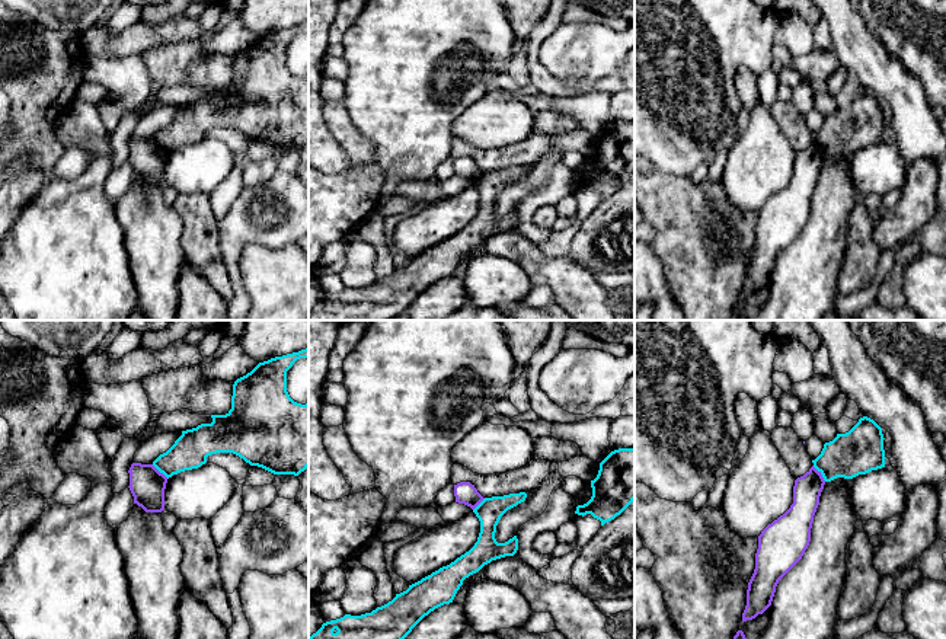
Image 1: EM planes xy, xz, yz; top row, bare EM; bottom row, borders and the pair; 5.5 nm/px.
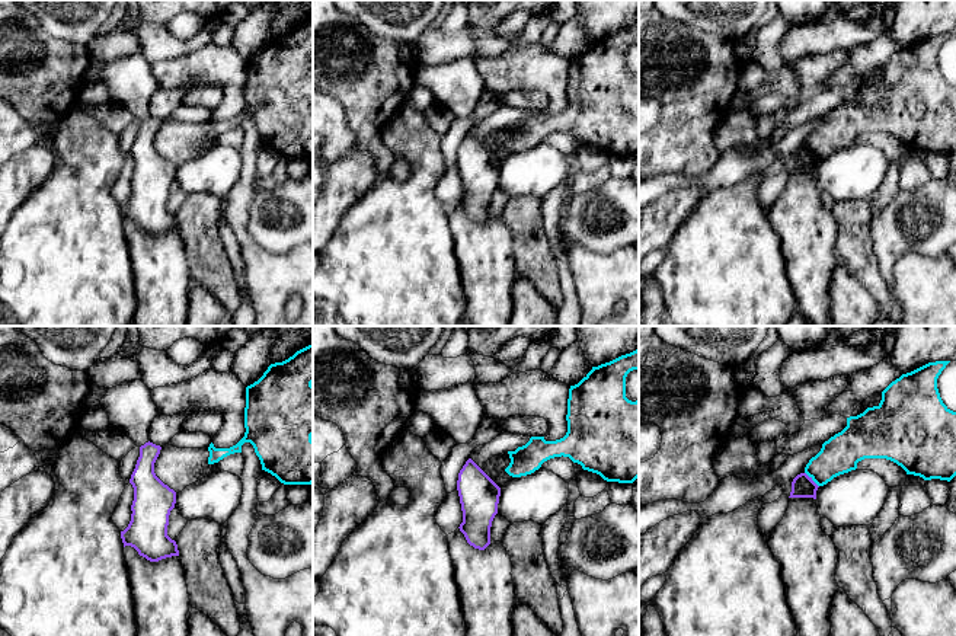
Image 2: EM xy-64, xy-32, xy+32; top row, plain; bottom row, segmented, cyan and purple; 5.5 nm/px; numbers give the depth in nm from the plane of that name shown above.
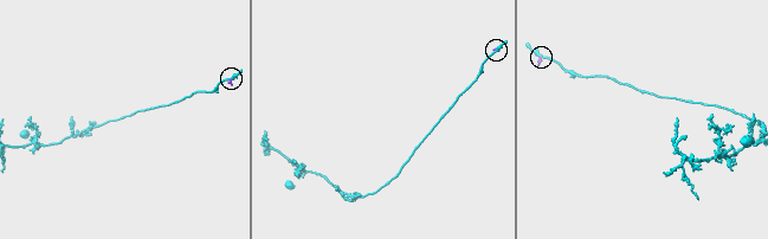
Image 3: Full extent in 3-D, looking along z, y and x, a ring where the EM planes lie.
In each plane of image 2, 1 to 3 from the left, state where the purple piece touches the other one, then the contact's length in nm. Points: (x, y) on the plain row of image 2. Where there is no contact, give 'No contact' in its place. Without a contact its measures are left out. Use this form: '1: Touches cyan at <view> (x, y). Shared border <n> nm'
1: No contact
2: No contact
3: Touches cyan at xy+32 (812, 153). Shared border 120 nm

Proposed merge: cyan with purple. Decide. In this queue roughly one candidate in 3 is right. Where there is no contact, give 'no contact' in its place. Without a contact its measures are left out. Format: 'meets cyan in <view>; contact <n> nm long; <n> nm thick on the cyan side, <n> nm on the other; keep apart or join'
meets cyan in yz; contact 120 nm long; 260 nm thick on the cyan side, 160 nm on the other; keep apart

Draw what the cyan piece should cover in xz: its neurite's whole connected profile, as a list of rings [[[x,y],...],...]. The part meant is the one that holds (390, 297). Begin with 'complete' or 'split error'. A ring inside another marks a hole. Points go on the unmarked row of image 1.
complete; [[[525,166],[509,167],[504,170],[485,172],[473,186],[480,195],[480,207],[474,220],[457,231],[447,240],[440,242],[421,255],[409,259],[409,262],[389,275],[387,278],[377,281],[371,287],[361,290],[345,288],[341,293],[330,294],[322,298],[322,301],[309,311],[309,320],[393,320],[403,314],[412,303],[435,282],[453,277],[457,265],[463,259],[463,255],[470,249],[479,246],[485,239],[492,234],[514,230],[518,224],[518,213],[514,210],[505,217],[498,217],[495,213],[496,199],[501,191],[511,182],[524,176]]]

